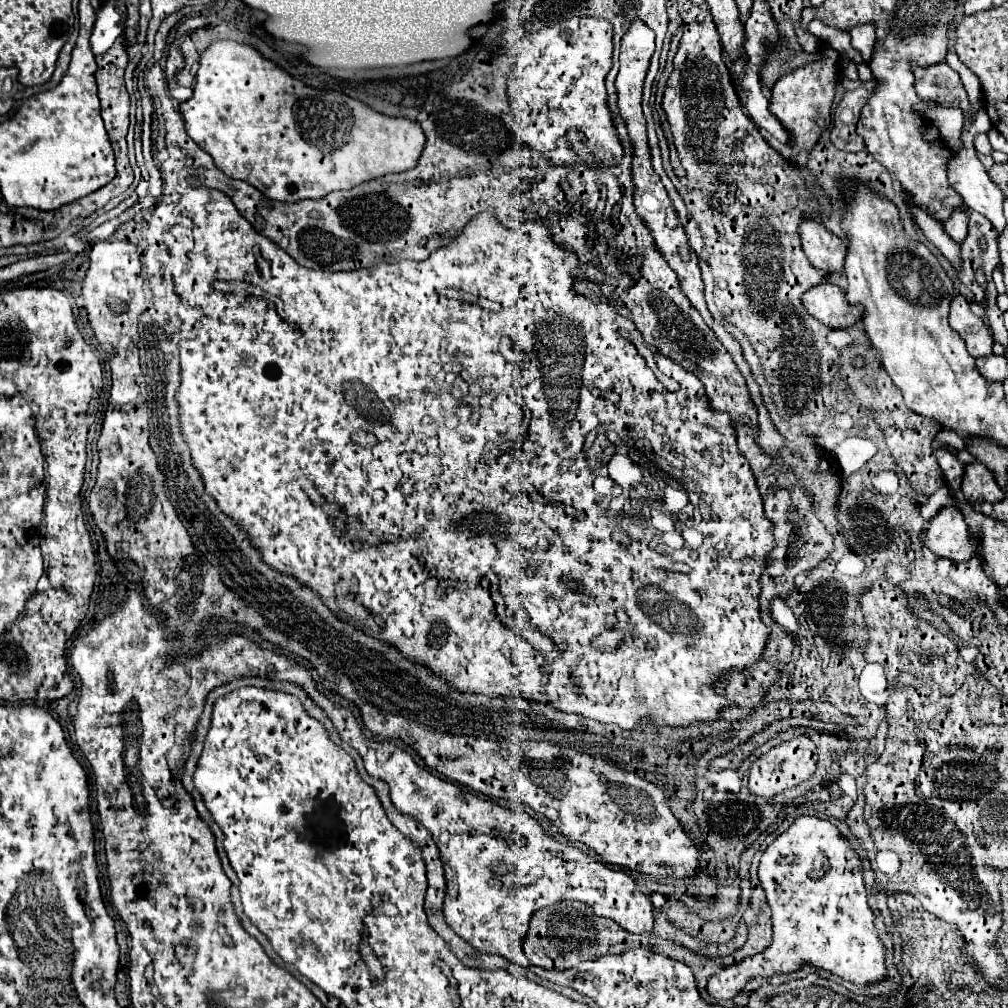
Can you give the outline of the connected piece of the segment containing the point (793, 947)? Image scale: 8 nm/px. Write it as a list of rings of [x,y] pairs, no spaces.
[[[799,816],[787,832],[783,832],[769,844],[759,864],[759,878],[767,894],[767,902],[773,910],[771,946],[755,956],[745,958],[741,964],[721,968],[717,974],[713,974],[707,986],[709,994],[717,1000],[731,1000],[745,988],[749,980],[757,976],[771,978],[773,974],[789,974],[803,966],[825,970],[857,986],[885,980],[889,974],[885,966],[885,946],[875,930],[875,914],[867,904],[863,872],[865,868],[859,854],[853,850],[853,846],[845,840],[835,824],[819,816]]]

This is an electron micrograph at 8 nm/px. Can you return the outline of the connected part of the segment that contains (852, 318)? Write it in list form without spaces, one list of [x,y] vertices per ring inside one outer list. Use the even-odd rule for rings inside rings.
[[[829,280],[807,290],[803,294],[803,306],[811,316],[829,328],[853,326],[863,316],[863,306],[851,306],[845,292]]]

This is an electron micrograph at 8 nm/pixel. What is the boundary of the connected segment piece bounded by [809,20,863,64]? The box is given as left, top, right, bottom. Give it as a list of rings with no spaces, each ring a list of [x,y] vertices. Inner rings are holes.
[[[813,20],[813,22],[811,22],[811,26],[809,26],[809,32],[811,32],[811,34],[815,34],[817,38],[825,40],[825,42],[827,42],[831,48],[835,48],[837,52],[841,52],[841,54],[849,56],[853,62],[857,62],[857,64],[861,64],[861,62],[863,62],[863,58],[861,58],[859,50],[853,50],[853,46],[851,46],[851,36],[849,36],[849,32],[847,32],[847,30],[833,28],[833,26],[825,26],[823,22]]]

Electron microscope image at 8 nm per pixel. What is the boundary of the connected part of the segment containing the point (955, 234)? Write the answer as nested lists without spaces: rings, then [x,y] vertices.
[[[963,208],[953,210],[951,218],[947,218],[947,222],[945,222],[945,230],[947,230],[947,234],[951,234],[951,238],[955,242],[961,244],[967,238],[967,222],[969,222],[969,216]]]

